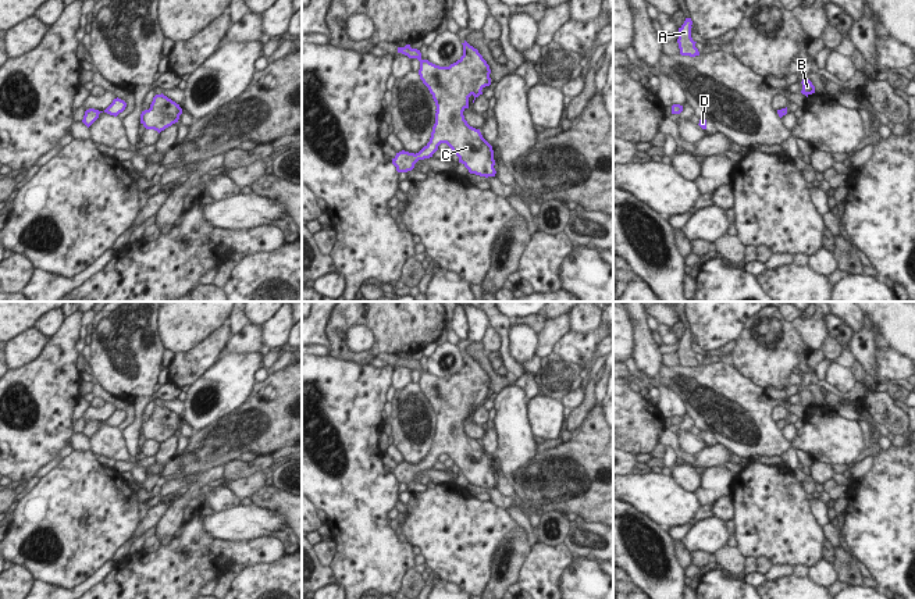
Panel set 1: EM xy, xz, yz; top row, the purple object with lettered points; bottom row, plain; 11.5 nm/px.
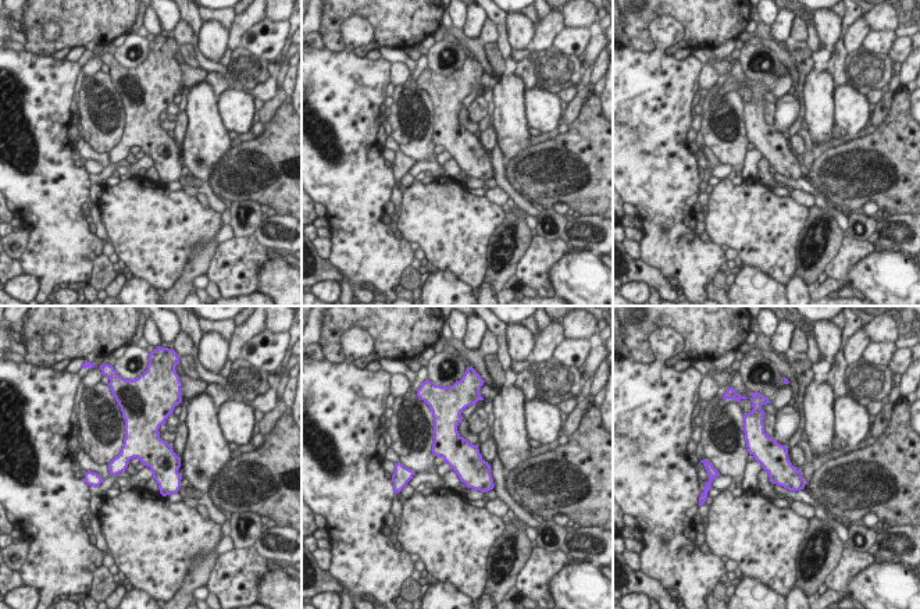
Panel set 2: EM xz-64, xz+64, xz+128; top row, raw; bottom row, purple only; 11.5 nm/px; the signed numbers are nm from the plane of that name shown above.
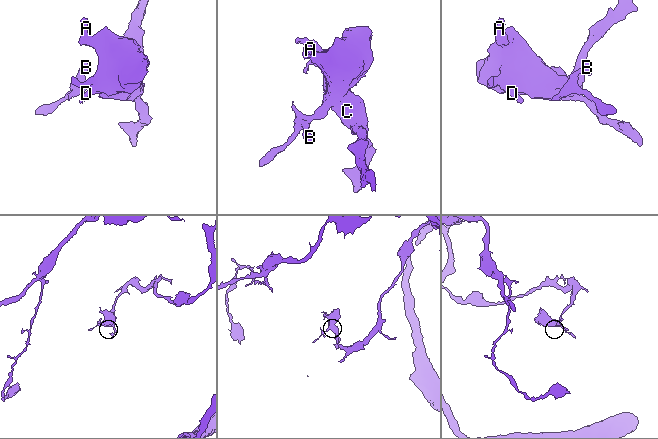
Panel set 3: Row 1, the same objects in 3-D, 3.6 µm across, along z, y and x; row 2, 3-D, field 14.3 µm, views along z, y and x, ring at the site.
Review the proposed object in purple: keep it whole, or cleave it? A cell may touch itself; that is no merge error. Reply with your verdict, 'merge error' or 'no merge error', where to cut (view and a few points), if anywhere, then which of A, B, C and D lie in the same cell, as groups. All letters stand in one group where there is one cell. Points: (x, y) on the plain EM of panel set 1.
no merge error | no cut | A B C D

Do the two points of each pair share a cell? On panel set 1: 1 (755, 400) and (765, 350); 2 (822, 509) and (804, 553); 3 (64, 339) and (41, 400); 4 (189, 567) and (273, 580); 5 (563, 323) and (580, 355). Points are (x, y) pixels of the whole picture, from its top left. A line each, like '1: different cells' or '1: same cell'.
1: different cells
2: different cells
3: same cell
4: different cells
5: different cells

